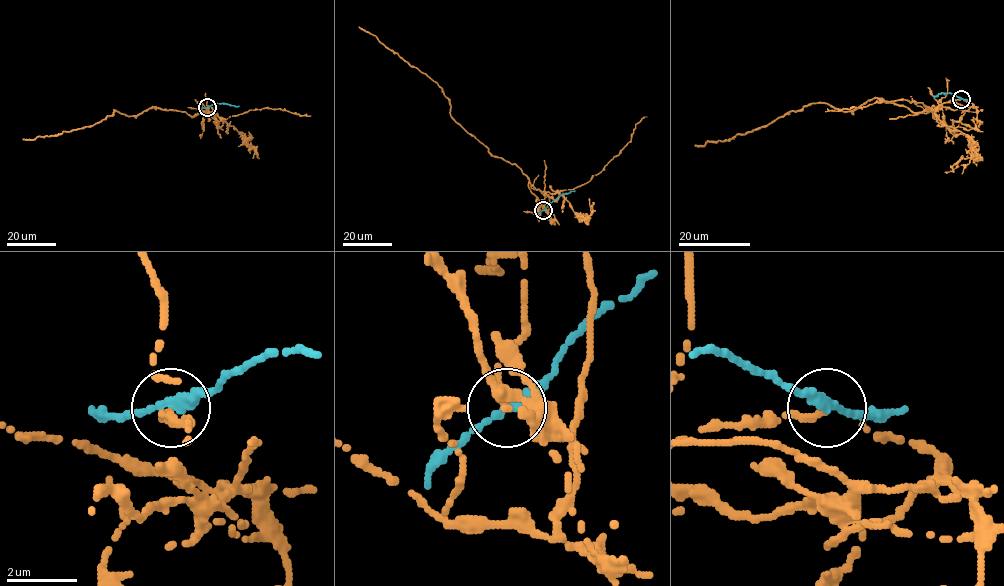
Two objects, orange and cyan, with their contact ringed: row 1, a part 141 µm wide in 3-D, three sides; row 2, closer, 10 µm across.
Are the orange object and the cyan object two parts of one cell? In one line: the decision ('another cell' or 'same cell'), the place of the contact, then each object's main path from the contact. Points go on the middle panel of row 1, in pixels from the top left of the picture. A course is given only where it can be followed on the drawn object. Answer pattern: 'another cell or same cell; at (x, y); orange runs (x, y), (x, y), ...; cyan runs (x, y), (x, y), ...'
another cell; at (543, 210); orange runs (543, 210), (544, 192), (533, 187), (515, 164), (493, 156), (451, 117), (442, 89), (359, 27); cyan runs (543, 210), (559, 196), (575, 191)

